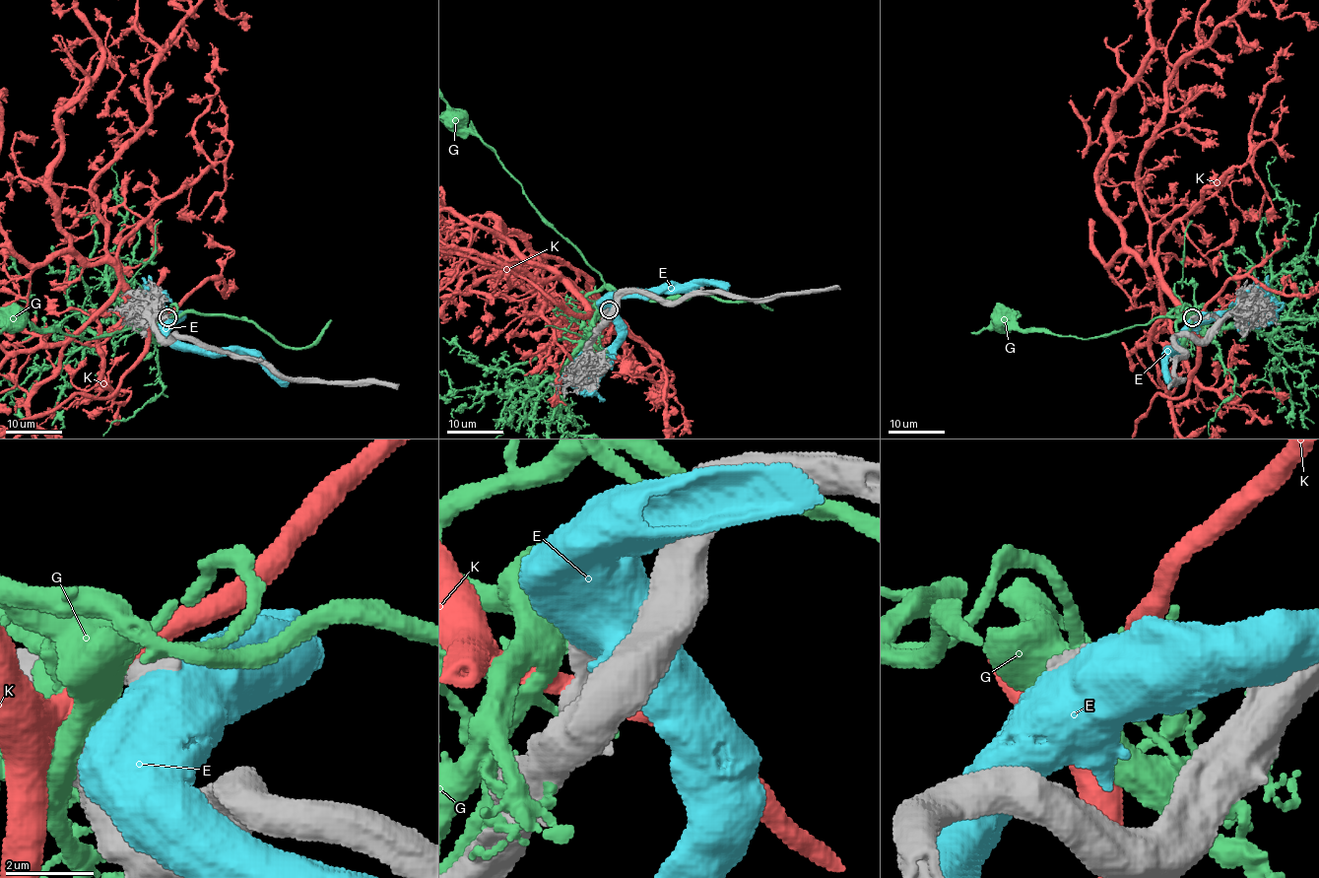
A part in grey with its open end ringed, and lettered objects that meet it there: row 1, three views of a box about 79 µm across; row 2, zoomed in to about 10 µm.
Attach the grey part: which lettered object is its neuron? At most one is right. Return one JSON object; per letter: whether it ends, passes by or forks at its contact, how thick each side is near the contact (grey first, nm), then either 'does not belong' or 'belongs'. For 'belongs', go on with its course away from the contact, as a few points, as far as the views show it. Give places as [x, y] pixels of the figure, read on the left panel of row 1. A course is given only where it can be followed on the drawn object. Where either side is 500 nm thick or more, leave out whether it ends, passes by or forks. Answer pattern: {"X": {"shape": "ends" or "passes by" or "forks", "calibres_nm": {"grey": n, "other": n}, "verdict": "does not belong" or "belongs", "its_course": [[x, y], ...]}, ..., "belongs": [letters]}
{"E": {"calibres_nm": {"grey": 800, "other": 750}, "verdict": "does not belong"}, "G": {"calibres_nm": {"grey": 500, "other": 440}, "verdict": "does not belong"}, "K": {"calibres_nm": {"grey": 500, "other": 420}, "verdict": "does not belong"}, "belongs": []}

